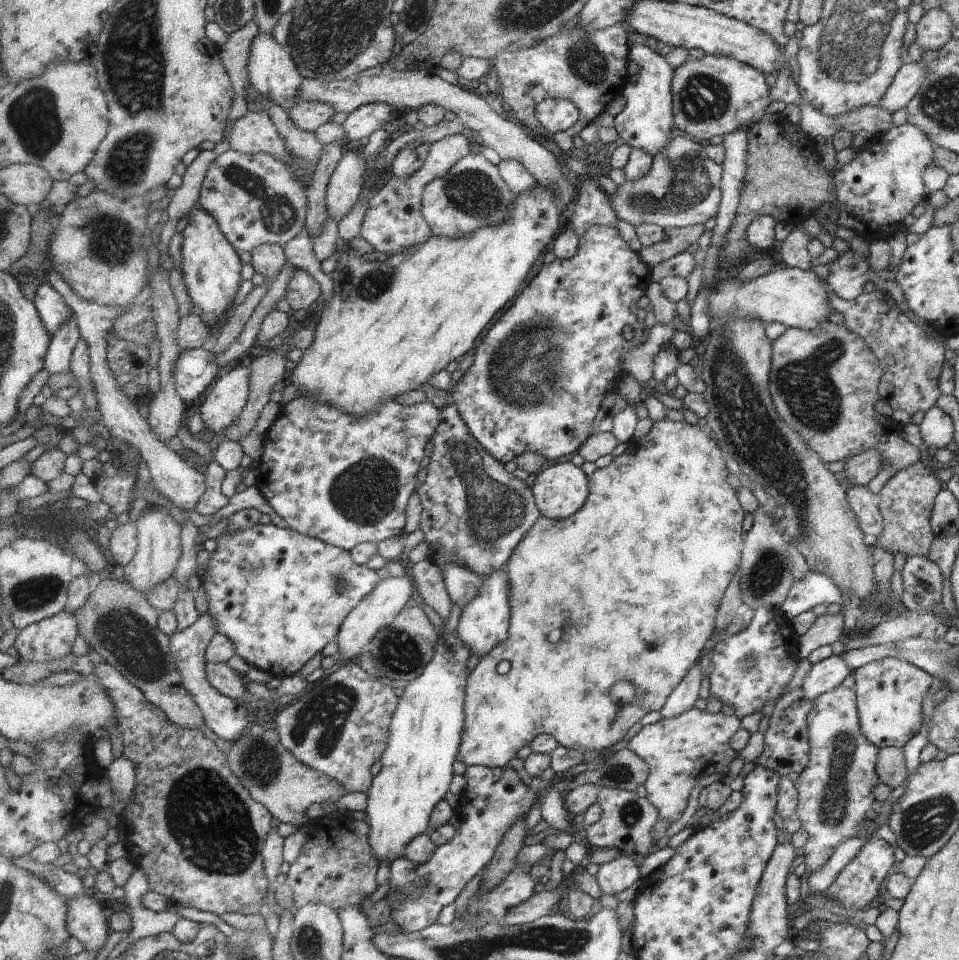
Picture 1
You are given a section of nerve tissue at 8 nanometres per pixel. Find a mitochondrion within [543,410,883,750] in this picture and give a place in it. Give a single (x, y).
(769, 570)

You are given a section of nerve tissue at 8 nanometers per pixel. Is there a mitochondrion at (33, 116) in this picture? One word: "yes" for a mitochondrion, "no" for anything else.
yes

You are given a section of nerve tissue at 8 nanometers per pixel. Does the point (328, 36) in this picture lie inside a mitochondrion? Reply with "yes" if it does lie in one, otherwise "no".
yes

